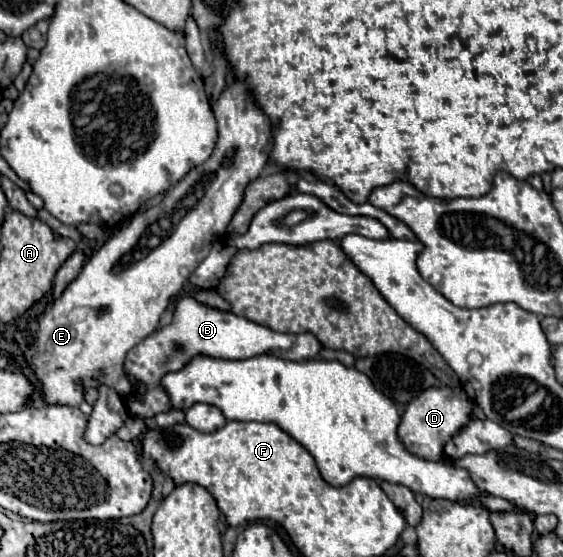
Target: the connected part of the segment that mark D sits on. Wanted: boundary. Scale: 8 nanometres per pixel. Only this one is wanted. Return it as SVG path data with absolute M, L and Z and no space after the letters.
M428 388L408 404L398 426L398 436L412 454L426 460L440 460L442 448L448 442L448 438L472 420L472 406L472 400L462 388Z

